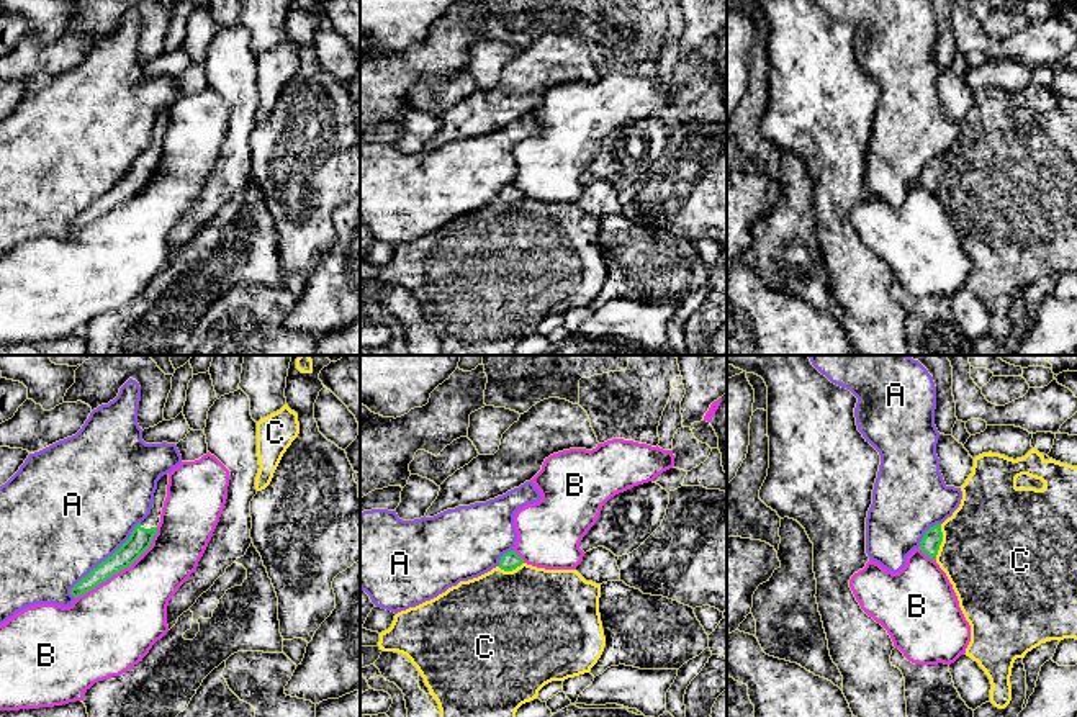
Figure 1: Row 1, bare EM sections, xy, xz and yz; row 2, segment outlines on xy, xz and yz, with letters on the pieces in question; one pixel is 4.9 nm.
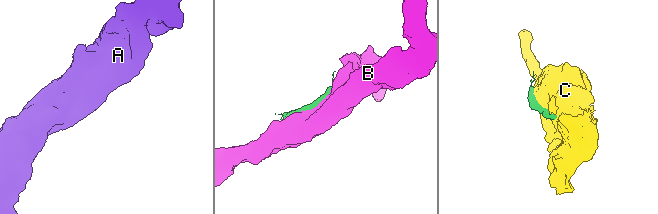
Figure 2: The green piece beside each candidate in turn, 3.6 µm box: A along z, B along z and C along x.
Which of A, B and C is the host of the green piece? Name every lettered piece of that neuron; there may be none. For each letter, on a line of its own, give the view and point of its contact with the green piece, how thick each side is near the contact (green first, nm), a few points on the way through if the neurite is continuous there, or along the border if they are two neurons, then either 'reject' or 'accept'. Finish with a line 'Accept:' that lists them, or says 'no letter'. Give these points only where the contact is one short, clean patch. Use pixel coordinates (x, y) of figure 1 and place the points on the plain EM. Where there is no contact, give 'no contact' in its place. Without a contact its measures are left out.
A: meets green in xy at (105, 193); 110 nm thick on the green side, 500 nm on the other; reject
B: meets green in xy at (121, 202); 110 nm thick on the green side, 400 nm on the other; reject
C: meets green in yz at (941, 174); 100 nm thick on the green side, 500 nm on the other; reject
Accept: no letter

